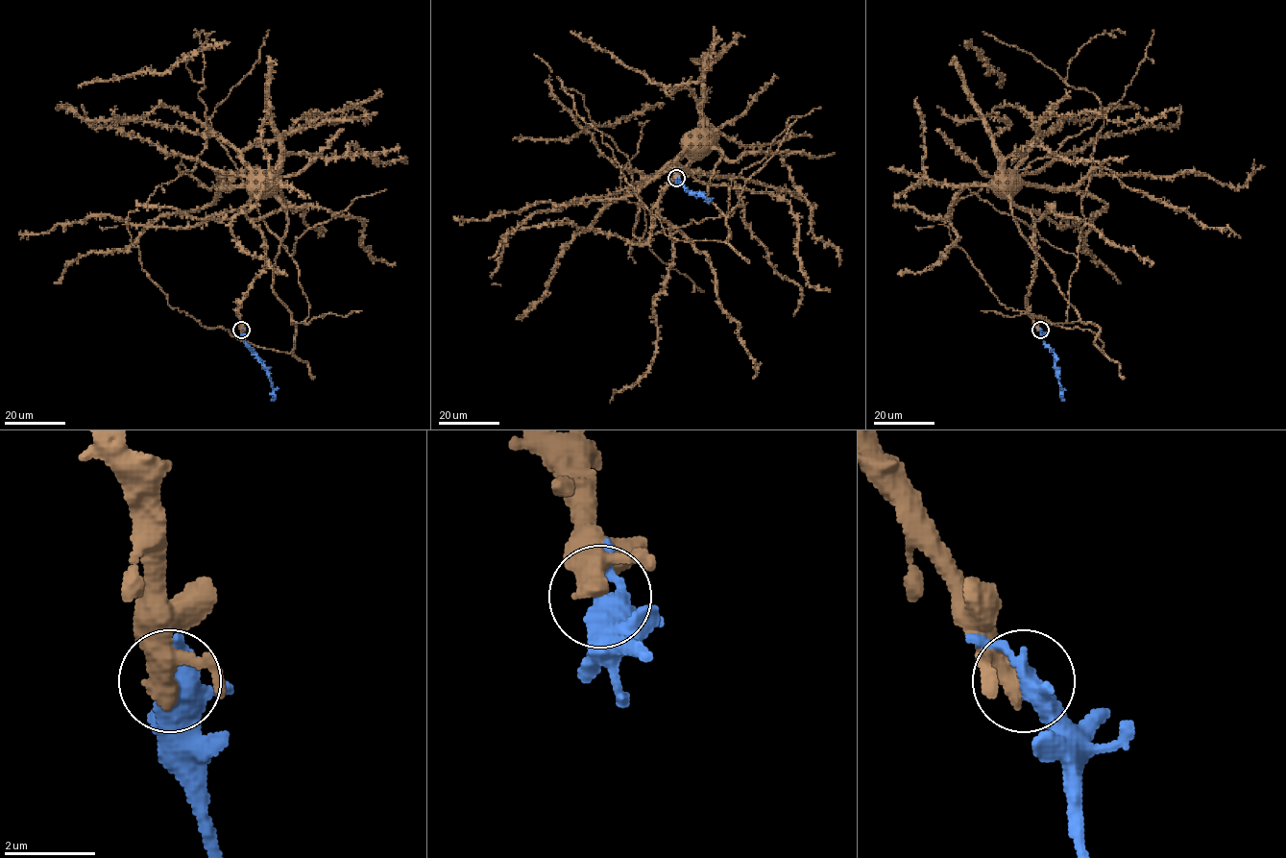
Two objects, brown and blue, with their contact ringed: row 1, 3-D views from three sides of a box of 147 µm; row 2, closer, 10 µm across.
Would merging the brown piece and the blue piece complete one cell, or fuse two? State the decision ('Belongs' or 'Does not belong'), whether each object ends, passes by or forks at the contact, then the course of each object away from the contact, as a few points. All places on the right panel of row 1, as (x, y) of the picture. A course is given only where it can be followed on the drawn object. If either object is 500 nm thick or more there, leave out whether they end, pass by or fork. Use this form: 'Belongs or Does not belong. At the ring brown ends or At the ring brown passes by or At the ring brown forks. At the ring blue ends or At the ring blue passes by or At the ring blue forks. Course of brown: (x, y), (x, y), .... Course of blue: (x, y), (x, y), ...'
Belongs. At the ring brown passes by. At the ring blue forks. Course of brown: (1039, 330), (1026, 302), (1036, 263), (1035, 219), (1020, 208), (1001, 185). Course of blue: (1039, 330), (1043, 342), (1054, 355), (1056, 378), (1065, 401)

